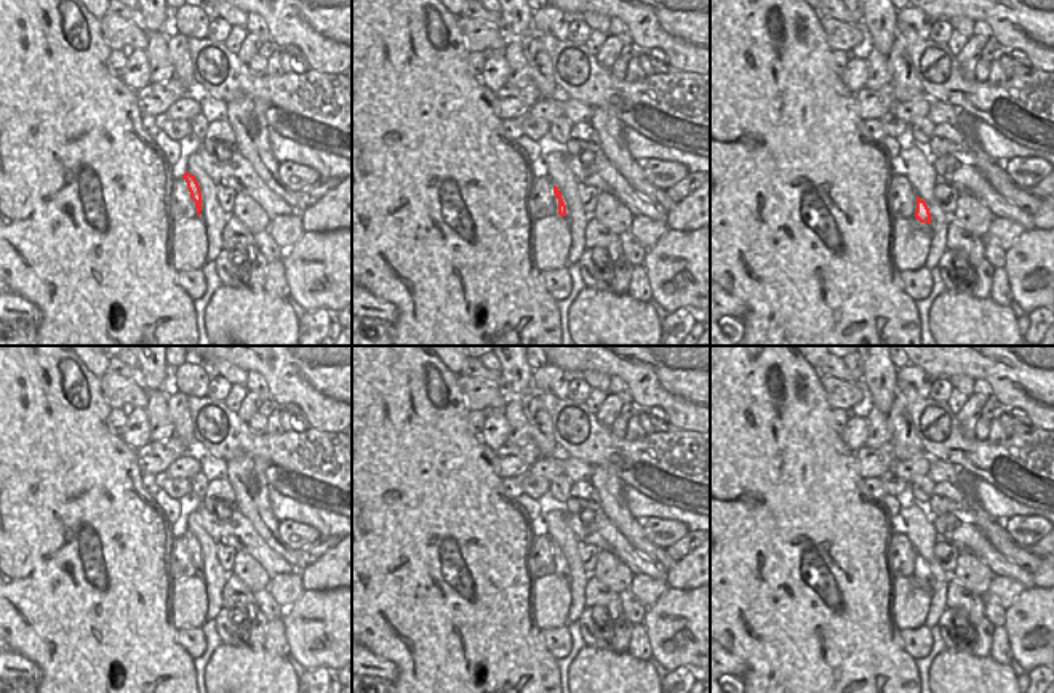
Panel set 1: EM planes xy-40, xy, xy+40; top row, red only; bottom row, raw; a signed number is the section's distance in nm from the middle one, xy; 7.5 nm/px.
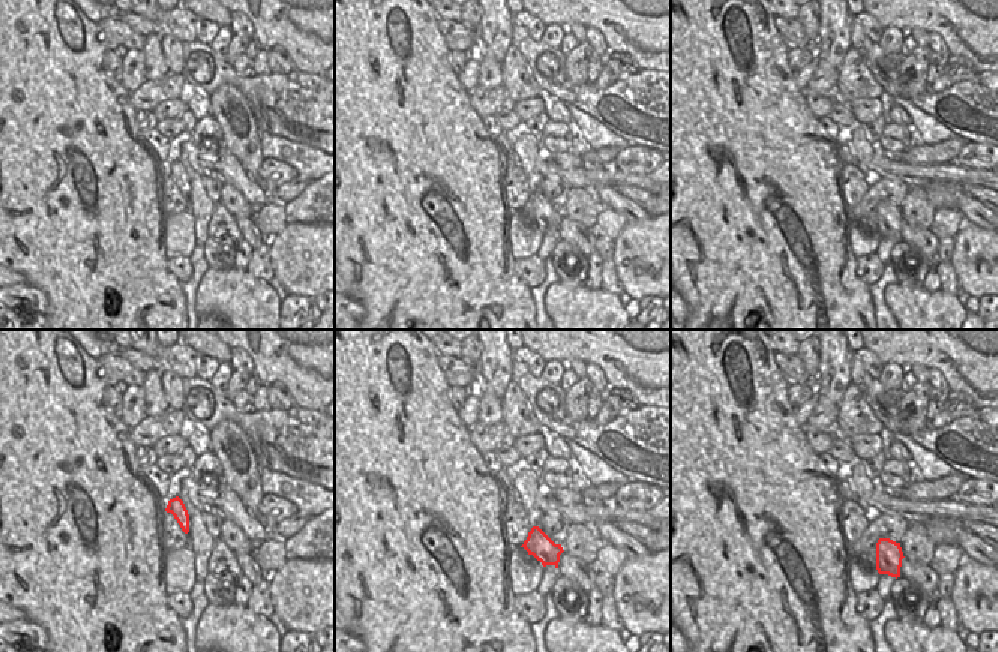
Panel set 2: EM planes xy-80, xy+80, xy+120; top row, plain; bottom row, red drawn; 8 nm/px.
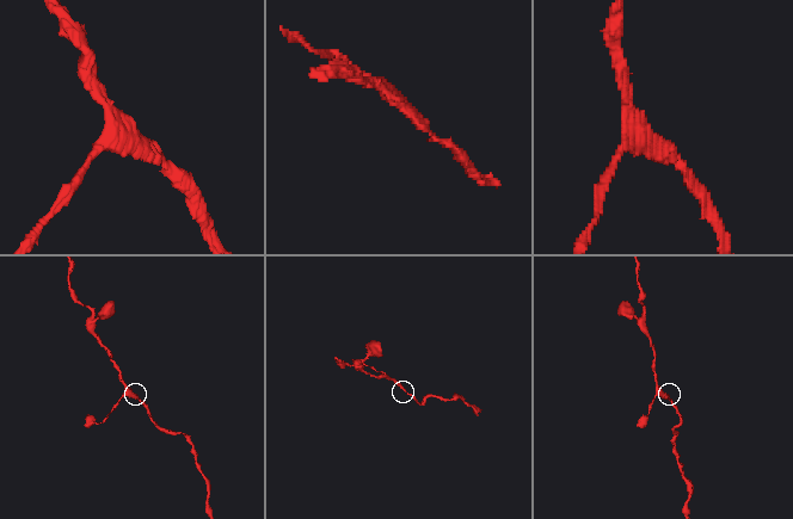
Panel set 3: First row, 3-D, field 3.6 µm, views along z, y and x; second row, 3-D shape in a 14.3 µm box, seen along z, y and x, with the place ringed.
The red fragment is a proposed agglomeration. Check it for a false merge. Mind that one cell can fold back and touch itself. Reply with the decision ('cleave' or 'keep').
keep

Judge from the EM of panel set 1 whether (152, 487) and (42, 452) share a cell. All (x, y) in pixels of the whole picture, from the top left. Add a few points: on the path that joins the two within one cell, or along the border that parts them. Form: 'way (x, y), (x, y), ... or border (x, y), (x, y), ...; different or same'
border (141, 476), (141, 485), (151, 496); different

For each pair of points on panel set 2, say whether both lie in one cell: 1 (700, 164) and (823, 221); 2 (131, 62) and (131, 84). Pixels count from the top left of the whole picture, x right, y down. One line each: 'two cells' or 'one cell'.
1: one cell
2: one cell

